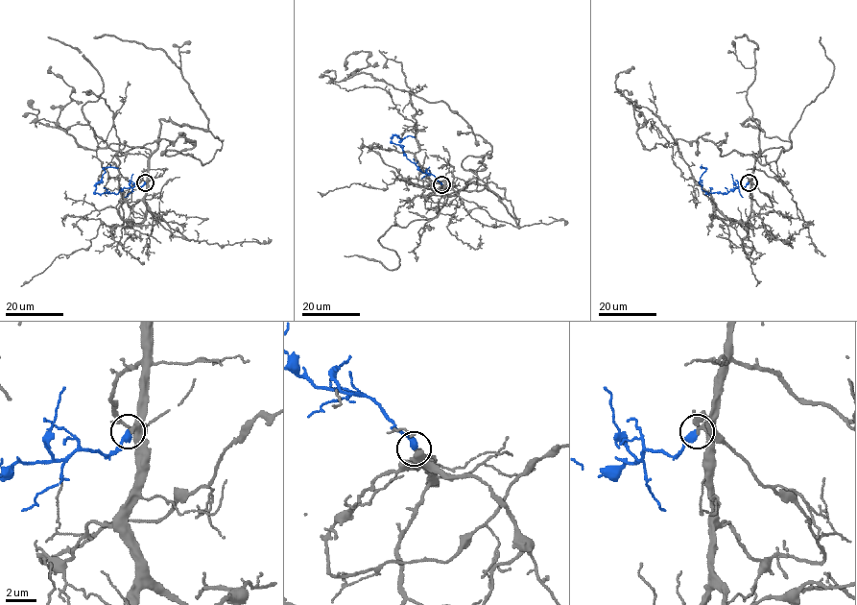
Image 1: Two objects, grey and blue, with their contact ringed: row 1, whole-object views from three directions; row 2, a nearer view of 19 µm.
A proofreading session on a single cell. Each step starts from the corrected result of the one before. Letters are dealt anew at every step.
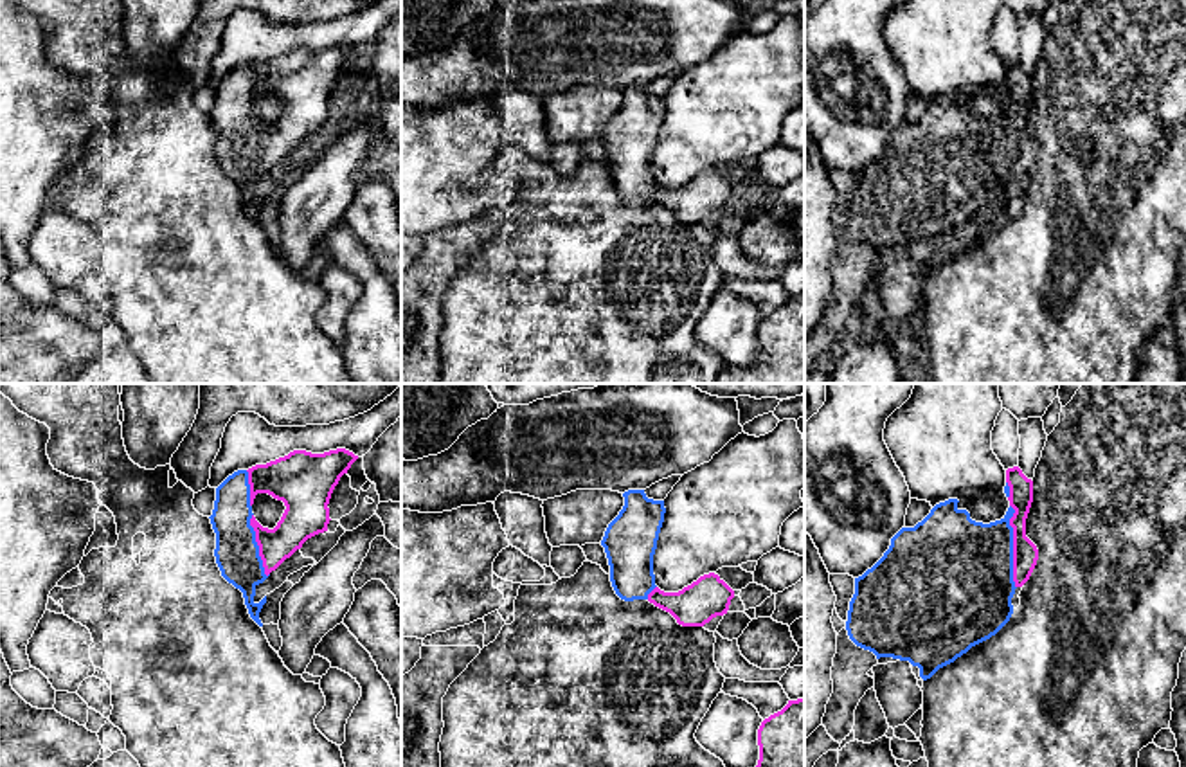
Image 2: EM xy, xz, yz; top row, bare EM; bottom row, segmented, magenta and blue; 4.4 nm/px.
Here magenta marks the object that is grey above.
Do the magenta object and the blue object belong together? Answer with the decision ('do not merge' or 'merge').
merge

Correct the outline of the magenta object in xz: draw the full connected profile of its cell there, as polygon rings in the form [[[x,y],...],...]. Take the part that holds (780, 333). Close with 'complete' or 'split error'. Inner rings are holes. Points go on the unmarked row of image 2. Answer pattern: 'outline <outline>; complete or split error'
outline [[[804,295],[765,315],[754,365],[725,367],[716,384],[804,384]]]; complete

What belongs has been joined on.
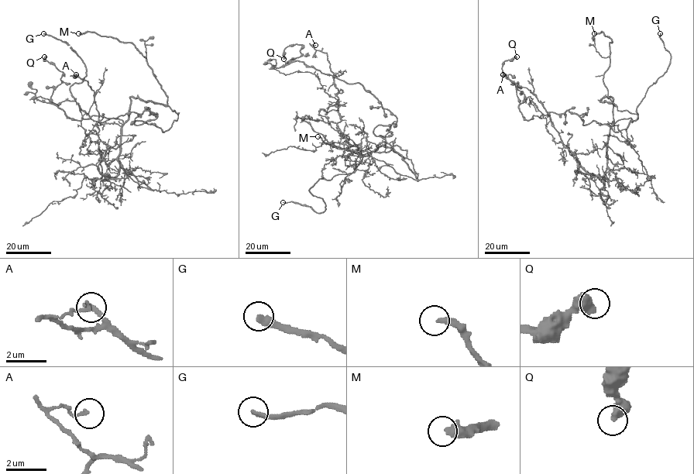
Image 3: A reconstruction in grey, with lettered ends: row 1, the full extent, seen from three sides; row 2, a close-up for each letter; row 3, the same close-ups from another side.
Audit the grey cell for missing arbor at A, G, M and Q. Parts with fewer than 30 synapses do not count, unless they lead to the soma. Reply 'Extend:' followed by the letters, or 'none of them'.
Extend: M

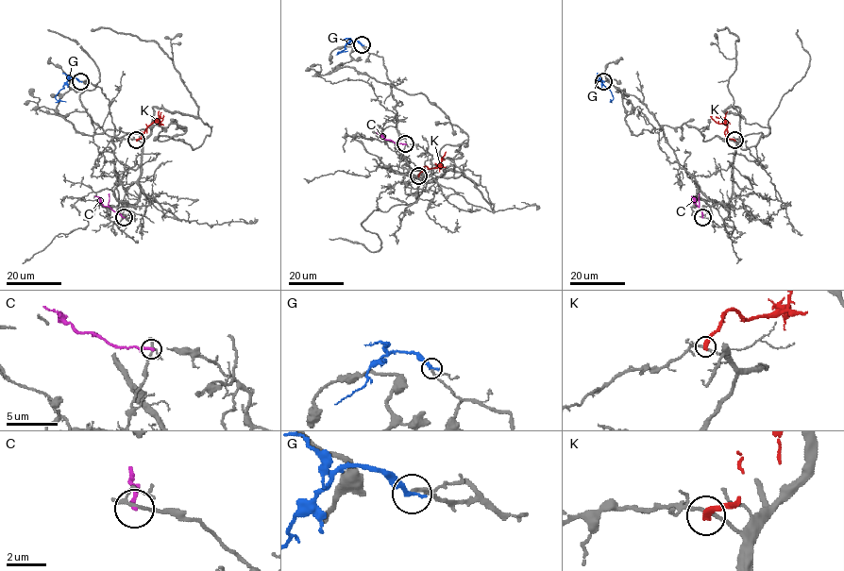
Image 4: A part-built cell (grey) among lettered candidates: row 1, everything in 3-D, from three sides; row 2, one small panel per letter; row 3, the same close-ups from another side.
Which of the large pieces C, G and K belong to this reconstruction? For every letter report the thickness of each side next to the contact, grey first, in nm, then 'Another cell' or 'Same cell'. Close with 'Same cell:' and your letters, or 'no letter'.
C: Thickness 180 nm (grey) against 220 nm. Another cell
G: Thickness 130 nm (grey) against 240 nm. Same cell
K: Thickness 180 nm (grey) against 360 nm. Another cell
Same cell: G

